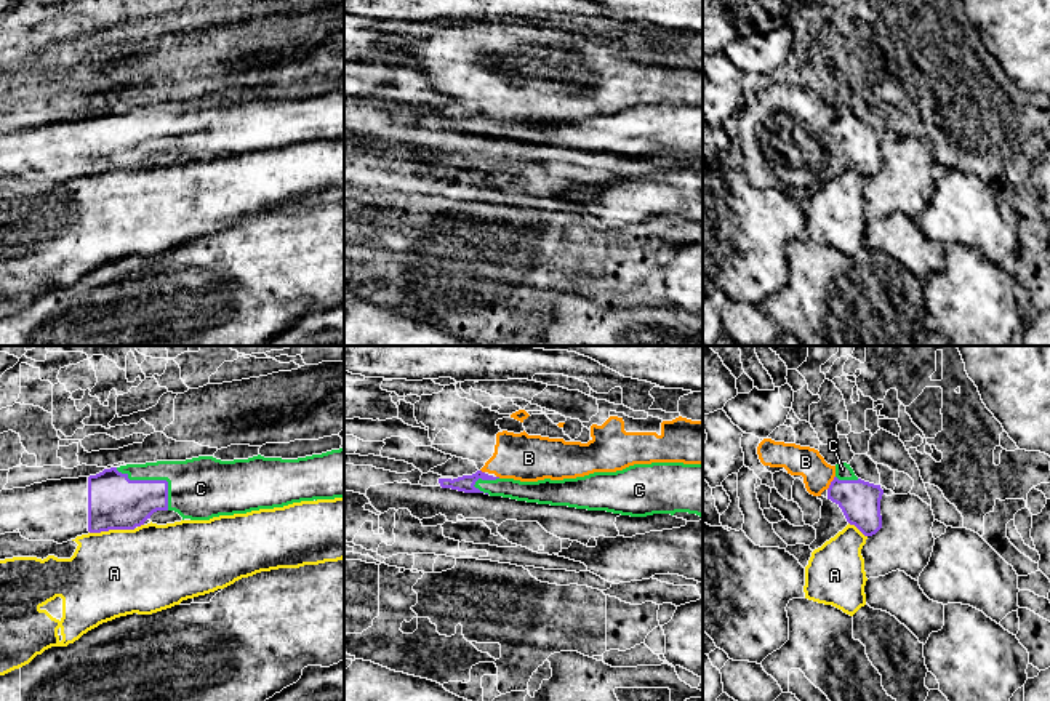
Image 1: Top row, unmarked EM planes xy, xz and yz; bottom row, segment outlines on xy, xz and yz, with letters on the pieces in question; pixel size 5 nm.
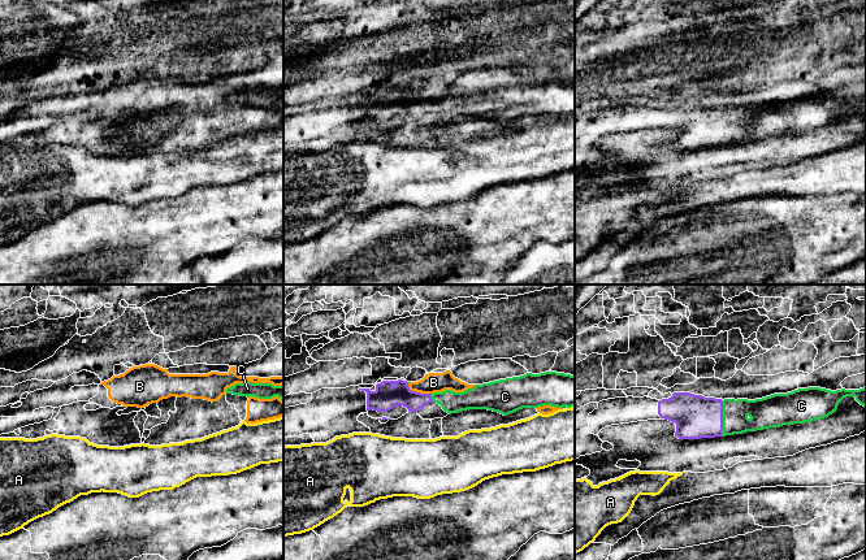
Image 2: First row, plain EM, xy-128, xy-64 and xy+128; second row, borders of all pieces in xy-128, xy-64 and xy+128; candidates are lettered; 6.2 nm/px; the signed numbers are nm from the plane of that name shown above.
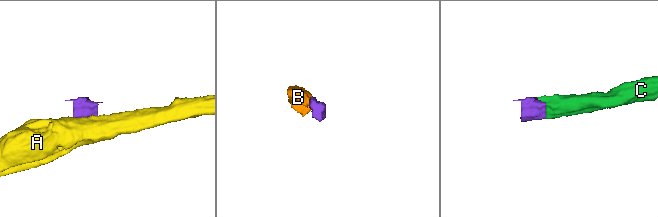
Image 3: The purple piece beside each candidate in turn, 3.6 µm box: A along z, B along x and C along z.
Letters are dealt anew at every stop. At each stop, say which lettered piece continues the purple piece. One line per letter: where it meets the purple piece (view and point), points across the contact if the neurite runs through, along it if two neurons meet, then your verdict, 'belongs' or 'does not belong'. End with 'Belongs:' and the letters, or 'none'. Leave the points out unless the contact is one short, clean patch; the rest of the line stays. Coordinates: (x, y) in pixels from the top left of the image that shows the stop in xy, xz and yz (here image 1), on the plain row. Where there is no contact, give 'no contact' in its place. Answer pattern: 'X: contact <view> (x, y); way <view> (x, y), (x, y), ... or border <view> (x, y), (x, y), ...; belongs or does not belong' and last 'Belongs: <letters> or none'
A: contact xy (112, 170); border xy (135, 168), (90, 175); does not belong
B: contact yz (831, 124); border yz (834, 117), (826, 130); does not belong
C: contact xy (156, 122); belongs
Belongs: C

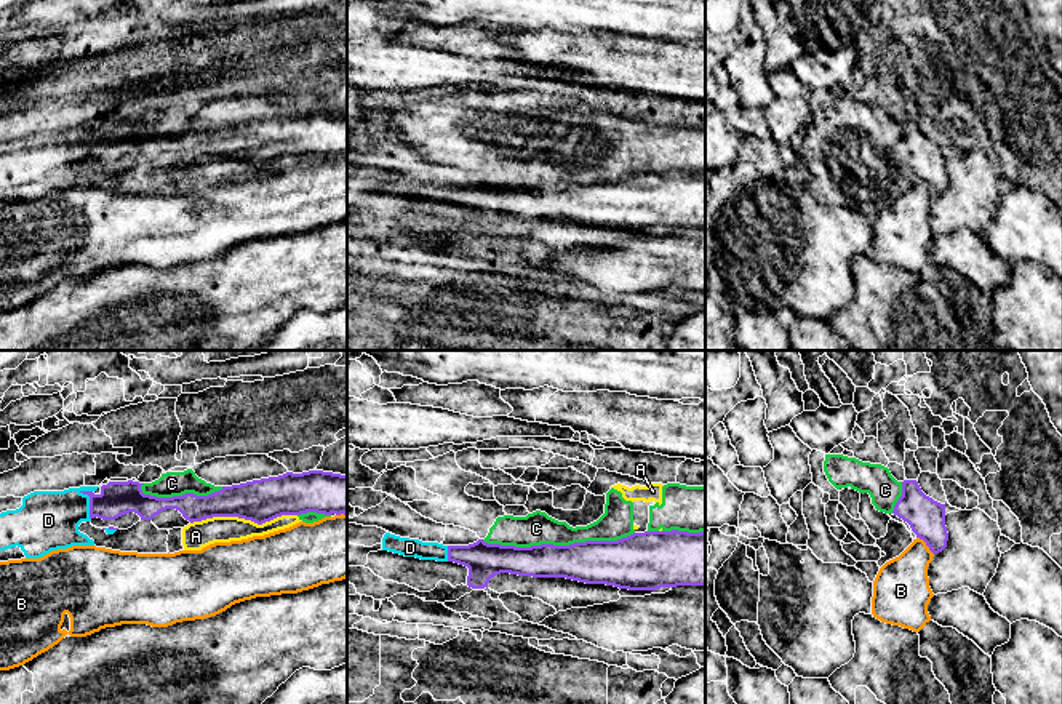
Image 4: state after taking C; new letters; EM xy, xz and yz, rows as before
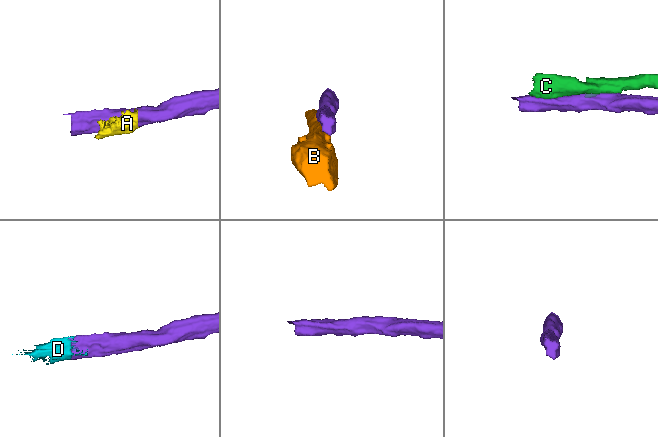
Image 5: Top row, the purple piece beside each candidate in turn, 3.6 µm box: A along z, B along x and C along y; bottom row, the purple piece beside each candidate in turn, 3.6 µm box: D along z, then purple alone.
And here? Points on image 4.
A: contact xy (243, 159); does not belong
B: contact yz (926, 186); does not belong
C: contact xz (557, 188); does not belong
D: contact xy (90, 146); belongs
Belongs: D

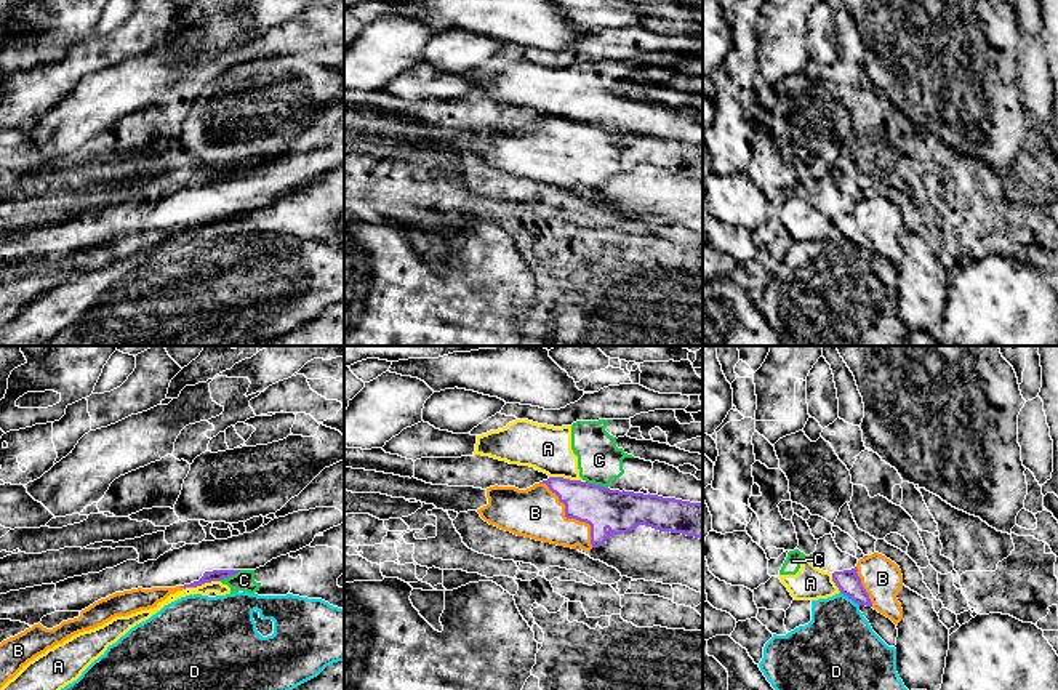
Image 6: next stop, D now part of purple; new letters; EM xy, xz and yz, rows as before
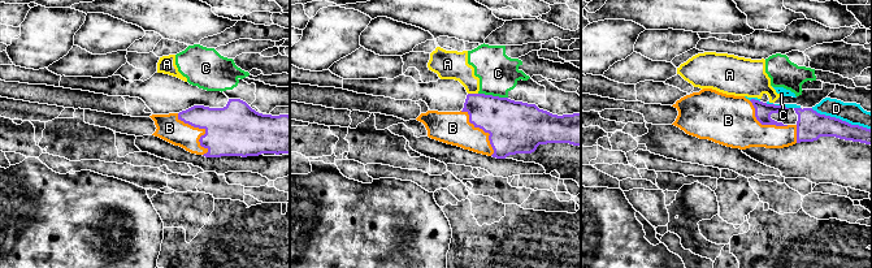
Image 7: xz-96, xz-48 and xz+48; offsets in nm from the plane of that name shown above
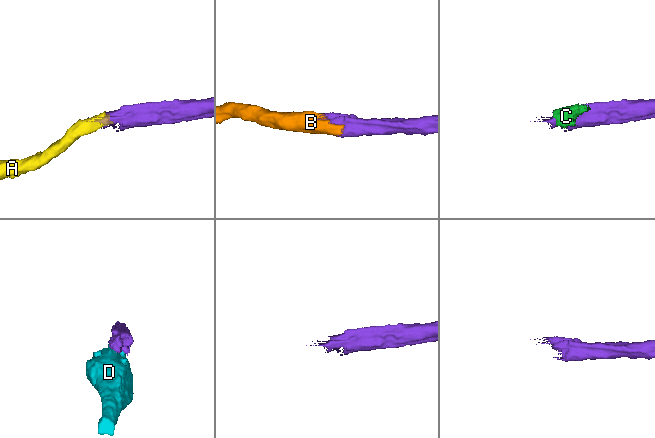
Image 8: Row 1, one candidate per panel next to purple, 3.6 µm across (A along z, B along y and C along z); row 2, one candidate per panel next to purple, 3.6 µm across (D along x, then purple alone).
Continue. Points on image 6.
A: contact xy (202, 224); border xy (220, 221), (184, 231); does not belong
B: contact xz (570, 159); belongs
C: contact xz (597, 127); border xz (586, 122), (607, 130); does not belong
D: contact yz (850, 239); does not belong
Belongs: B

